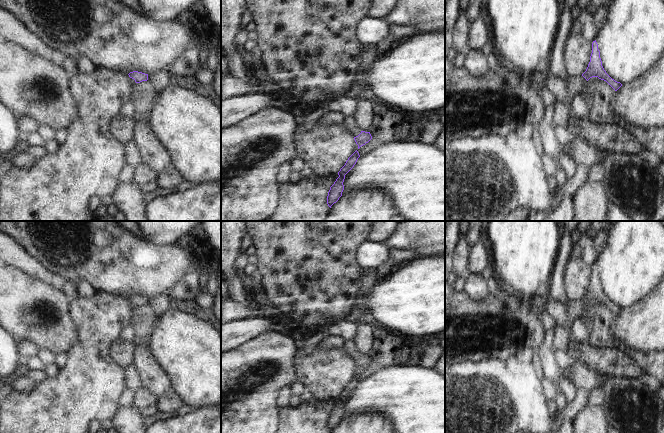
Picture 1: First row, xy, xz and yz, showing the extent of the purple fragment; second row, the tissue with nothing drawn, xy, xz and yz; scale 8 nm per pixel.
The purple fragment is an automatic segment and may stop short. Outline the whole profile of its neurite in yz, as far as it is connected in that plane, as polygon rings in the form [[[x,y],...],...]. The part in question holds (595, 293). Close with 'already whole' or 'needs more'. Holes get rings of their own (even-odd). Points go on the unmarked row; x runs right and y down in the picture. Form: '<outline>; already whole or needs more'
[[[596,264],[592,267],[592,277],[586,295],[582,299],[571,300],[569,306],[566,308],[569,317],[567,326],[565,328],[560,326],[554,328],[554,350],[567,352],[573,321],[583,316],[584,310],[592,301],[598,301],[606,305],[615,315],[622,310],[620,306],[612,303],[604,294]]]; needs more

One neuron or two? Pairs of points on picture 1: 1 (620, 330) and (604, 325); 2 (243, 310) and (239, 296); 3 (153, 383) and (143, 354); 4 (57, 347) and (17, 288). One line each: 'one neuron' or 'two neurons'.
1: two neurons
2: two neurons
3: one neuron
4: one neuron

